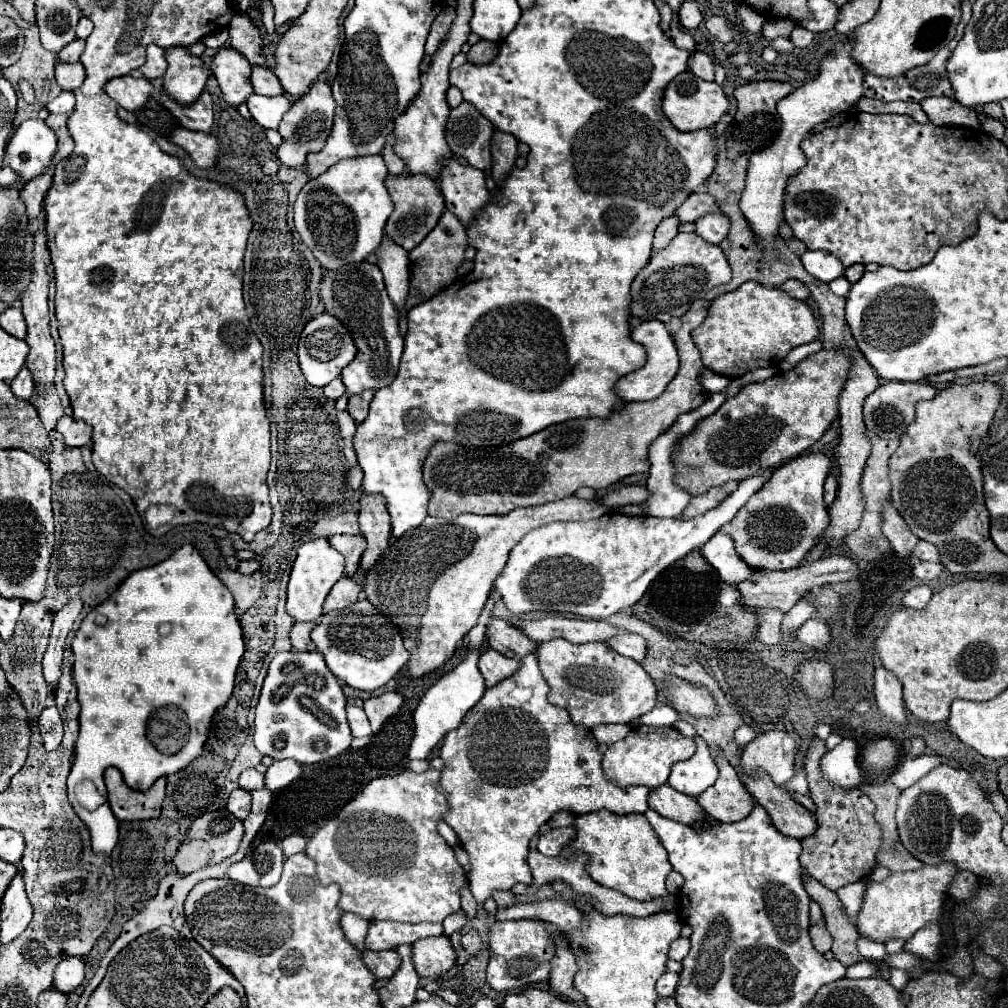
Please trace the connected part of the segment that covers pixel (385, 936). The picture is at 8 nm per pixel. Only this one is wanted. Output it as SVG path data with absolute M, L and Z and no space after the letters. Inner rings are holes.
M393 920L372 921L365 939L364 950L395 950L399 944L411 944L413 940L423 940L423 938L431 938L431 936L439 936L439 934L443 934L441 924L407 924L407 922Z

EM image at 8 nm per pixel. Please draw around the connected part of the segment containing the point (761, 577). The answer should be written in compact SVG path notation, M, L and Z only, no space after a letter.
M825 556L815 562L809 562L805 566L793 568L793 570L755 570L747 580L739 582L737 588L741 592L741 602L747 608L779 608L781 612L789 612L791 606L807 592L813 588L819 588L821 584L833 584L833 582L849 582L857 580L861 576L861 570L855 560L849 556Z

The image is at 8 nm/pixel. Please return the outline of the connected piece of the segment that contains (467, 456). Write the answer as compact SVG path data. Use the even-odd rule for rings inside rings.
M707 306L699 310L687 312L683 316L681 330L673 336L675 346L679 350L681 368L675 376L675 380L667 386L667 392L659 396L659 400L651 402L629 402L617 410L611 412L609 418L579 418L579 420L567 420L555 426L545 428L543 432L537 432L535 436L527 436L523 440L511 442L507 446L499 446L497 450L467 450L463 446L451 444L451 442L437 442L423 466L423 480L431 488L433 496L429 500L429 514L439 518L455 518L459 514L471 512L471 514L509 514L511 510L519 506L539 506L553 500L561 500L565 496L571 496L581 486L589 486L595 490L607 488L615 482L619 482L625 476L637 474L637 472L649 472L649 446L653 440L657 440L663 432L667 432L675 420L699 408L711 394L701 384L701 372L703 372L703 360L699 354L699 348L693 344L691 334L707 316Z

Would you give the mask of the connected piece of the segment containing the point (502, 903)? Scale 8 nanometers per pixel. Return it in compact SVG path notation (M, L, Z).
M507 890L507 892L495 892L493 898L495 898L495 902L497 902L497 906L501 910L505 910L505 908L509 908L509 906L513 906L513 904L519 902L511 890Z

